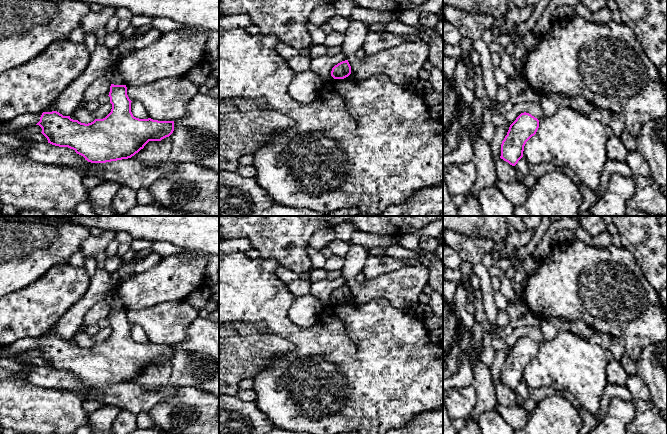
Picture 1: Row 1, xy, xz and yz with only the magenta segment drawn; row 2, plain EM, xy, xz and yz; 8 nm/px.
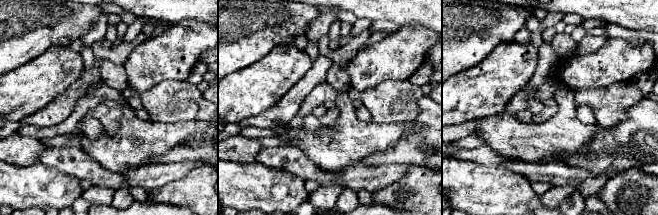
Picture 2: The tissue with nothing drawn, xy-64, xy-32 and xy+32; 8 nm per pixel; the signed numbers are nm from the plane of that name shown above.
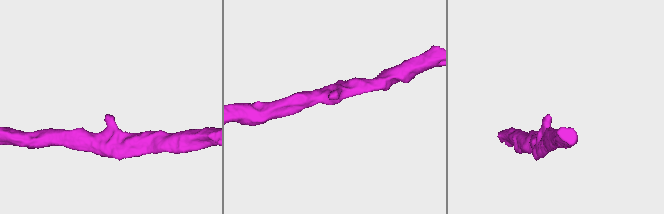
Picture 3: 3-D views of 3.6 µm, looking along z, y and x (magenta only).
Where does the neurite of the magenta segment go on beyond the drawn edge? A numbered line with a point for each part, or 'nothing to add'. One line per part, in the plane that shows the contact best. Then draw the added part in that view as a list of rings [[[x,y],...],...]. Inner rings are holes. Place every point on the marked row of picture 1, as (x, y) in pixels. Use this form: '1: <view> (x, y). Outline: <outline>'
nothing to add

